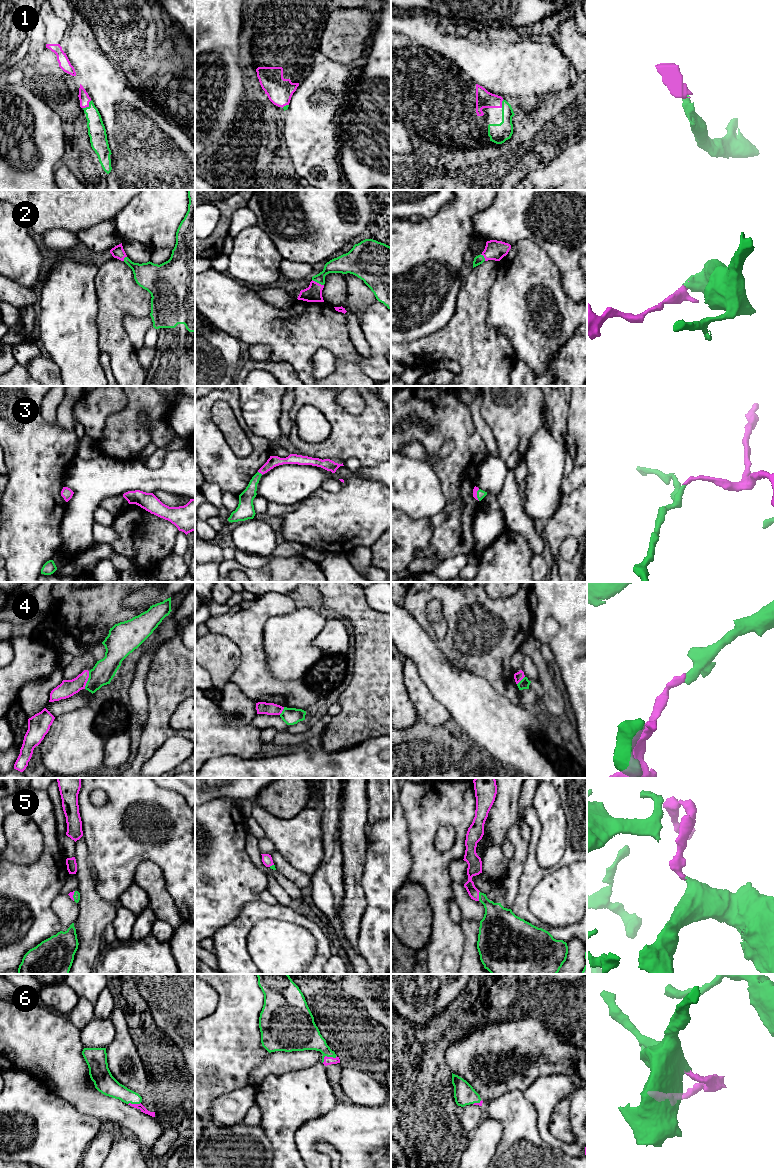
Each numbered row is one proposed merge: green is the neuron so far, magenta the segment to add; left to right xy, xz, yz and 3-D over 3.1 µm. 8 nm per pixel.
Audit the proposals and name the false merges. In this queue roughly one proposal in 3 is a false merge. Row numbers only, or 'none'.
4

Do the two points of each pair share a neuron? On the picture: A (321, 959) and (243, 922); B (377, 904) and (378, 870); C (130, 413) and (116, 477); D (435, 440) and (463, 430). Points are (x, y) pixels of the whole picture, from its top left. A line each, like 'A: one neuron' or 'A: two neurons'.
A: one neuron
B: one neuron
C: two neurons
D: one neuron

